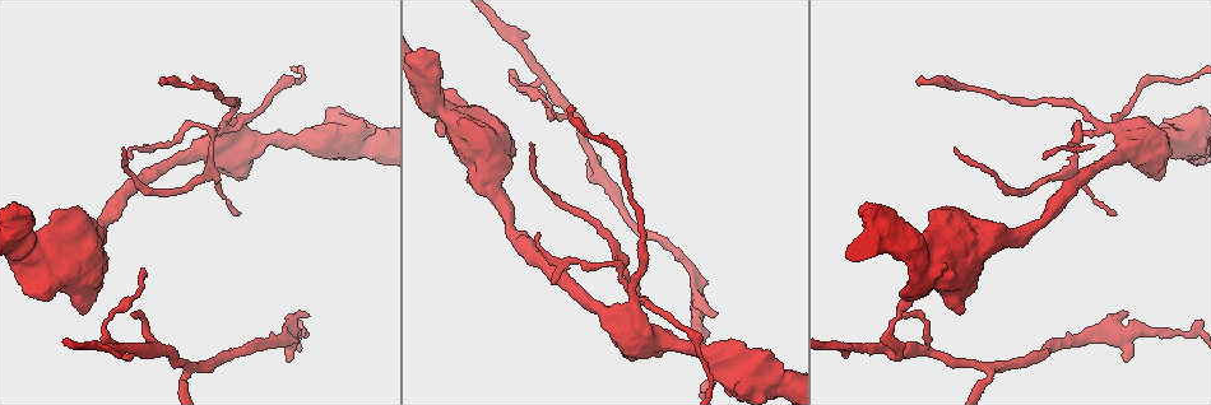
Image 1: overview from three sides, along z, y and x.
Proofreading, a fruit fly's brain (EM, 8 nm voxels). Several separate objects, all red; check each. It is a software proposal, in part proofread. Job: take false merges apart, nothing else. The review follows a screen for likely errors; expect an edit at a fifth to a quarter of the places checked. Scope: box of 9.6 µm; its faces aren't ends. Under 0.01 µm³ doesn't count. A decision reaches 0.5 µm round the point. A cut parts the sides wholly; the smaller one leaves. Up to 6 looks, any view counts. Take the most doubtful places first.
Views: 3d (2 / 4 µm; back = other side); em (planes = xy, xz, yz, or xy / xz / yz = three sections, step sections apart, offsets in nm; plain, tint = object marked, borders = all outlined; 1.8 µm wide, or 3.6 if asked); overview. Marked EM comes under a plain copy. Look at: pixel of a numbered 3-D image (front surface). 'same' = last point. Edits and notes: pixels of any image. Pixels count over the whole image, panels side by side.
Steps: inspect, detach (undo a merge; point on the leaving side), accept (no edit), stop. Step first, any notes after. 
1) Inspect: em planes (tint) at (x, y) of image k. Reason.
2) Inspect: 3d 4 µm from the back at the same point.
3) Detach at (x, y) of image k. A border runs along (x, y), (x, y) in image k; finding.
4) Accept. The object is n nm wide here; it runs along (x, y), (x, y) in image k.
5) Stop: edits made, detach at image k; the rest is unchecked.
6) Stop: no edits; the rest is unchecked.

Inspect: em planes (borders) at (922, 350) of image 1. A fork.

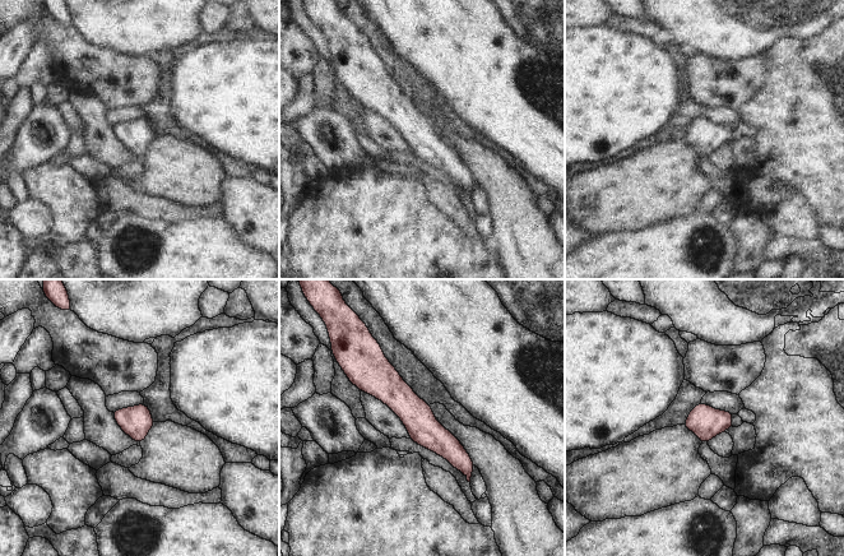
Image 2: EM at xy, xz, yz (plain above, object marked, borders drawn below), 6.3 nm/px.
Accept. It runs along (374, 364), (379, 376), (468, 473) in image 2; continuous, no second neuron.

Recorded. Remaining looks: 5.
Inspect: em xz step 16 (tint) at (195, 363) of image 1. Two arms in line, one across.

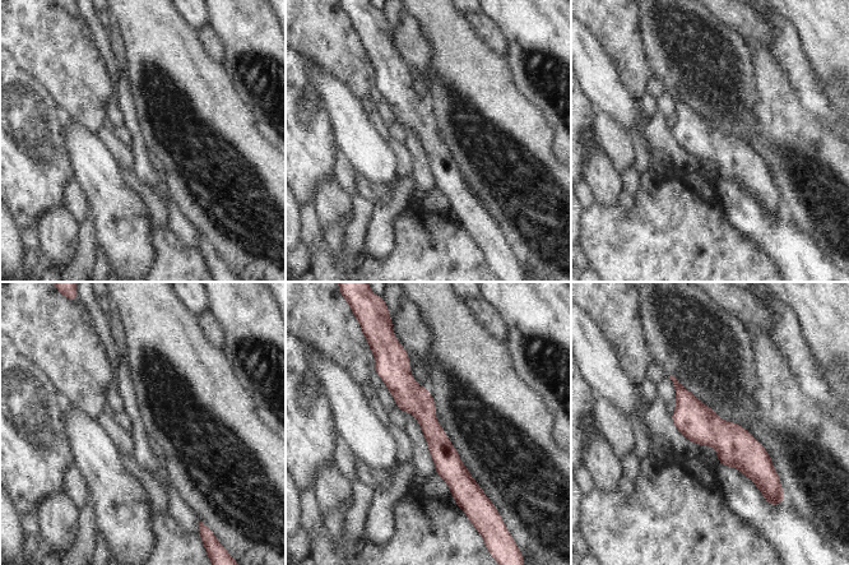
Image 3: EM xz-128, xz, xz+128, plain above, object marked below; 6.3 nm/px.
Inspect: em planes (borders) at the same point.

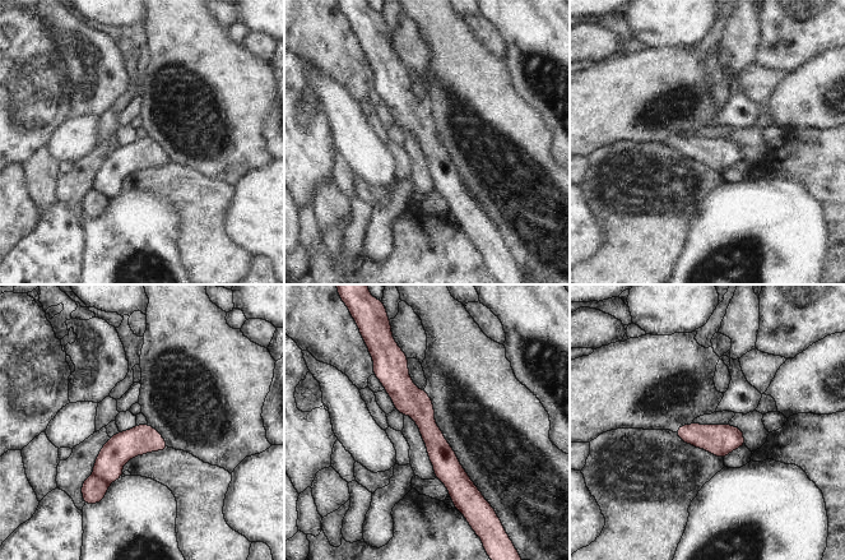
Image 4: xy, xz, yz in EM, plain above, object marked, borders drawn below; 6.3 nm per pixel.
Detach at (93, 490) of image 4. A border runs along (93, 473), (107, 486) in image 4; a second neuron is stuck on.

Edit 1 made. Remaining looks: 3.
Stop: edits made, detach at image 4; the rest is unchecked.

